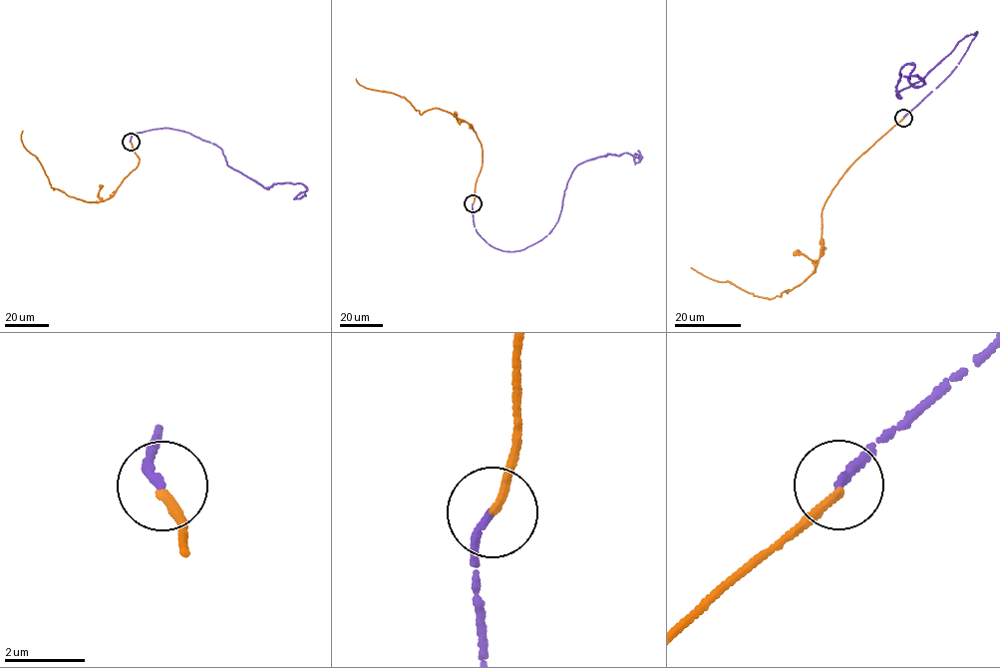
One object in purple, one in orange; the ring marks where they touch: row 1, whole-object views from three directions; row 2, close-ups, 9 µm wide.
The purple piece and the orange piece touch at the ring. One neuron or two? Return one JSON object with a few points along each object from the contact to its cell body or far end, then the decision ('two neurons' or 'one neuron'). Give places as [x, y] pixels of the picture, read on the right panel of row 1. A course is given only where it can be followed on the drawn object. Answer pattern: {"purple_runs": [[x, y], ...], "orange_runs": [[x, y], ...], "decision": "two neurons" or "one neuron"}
{"purple_runs": [[903, 117], [950, 74], [978, 32], [899, 98], [905, 64], [914, 66], [912, 85], [924, 82], [903, 76]], "orange_runs": [[903, 118], [852, 164], [826, 202], [817, 264], [803, 282], [773, 298], [757, 296], [690, 267]], "decision": "two neurons"}

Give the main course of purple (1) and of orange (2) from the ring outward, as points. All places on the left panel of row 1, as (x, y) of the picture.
1: (131, 142), (153, 130), (184, 132), (264, 187), (304, 184), (294, 198), (304, 191)
2: (131, 143), (139, 159), (136, 168), (113, 194), (88, 201), (52, 187), (24, 148), (22, 131)

